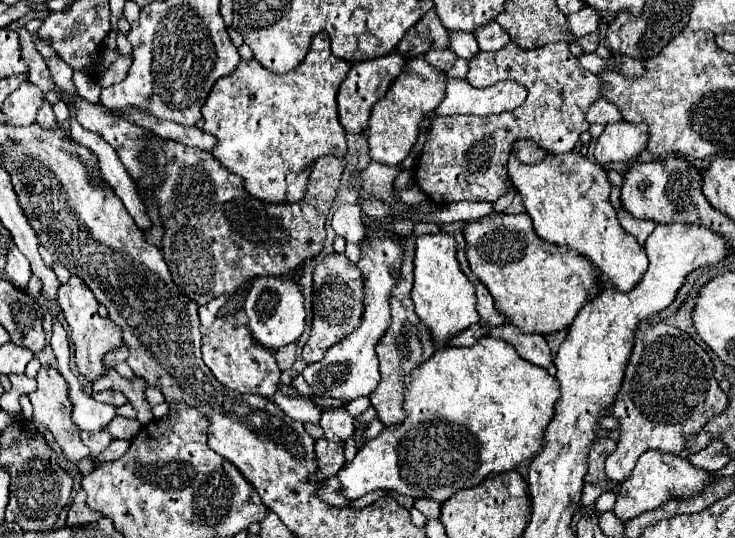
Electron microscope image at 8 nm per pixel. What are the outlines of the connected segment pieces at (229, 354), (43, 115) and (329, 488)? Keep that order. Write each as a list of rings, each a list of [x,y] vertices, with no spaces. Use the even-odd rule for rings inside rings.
[[[216,318],[208,332],[202,336],[202,360],[214,374],[214,378],[230,390],[242,394],[258,394],[270,398],[280,384],[280,368],[274,352],[256,344],[252,334],[236,318]]]
[[[44,98],[44,102],[42,102],[42,106],[40,106],[40,110],[38,110],[38,120],[36,120],[38,124],[42,124],[42,126],[46,126],[46,128],[54,128],[58,122],[56,122],[56,116],[54,116],[54,112],[52,112],[52,104]]]
[[[338,476],[328,478],[324,490],[320,492],[320,498],[324,498],[328,504],[334,504],[334,506],[350,506],[352,500],[348,500],[346,496],[342,496],[342,494],[340,494],[340,488],[342,488],[342,486],[340,486]]]

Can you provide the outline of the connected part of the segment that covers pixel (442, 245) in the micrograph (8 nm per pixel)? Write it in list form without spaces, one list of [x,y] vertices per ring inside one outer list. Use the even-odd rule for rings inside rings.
[[[438,232],[416,238],[412,300],[416,306],[416,314],[430,328],[438,346],[446,346],[446,342],[454,334],[478,322],[474,284],[460,270],[460,264],[456,260],[456,240],[450,234]]]

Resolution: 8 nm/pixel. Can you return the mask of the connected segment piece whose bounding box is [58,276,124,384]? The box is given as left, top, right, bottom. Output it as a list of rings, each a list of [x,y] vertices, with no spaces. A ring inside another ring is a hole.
[[[72,276],[70,282],[66,282],[58,288],[58,302],[60,302],[60,308],[64,310],[66,322],[70,326],[70,336],[72,336],[72,342],[76,346],[76,368],[92,384],[110,370],[104,362],[104,356],[124,344],[120,326],[114,324],[112,320],[102,320],[98,316],[96,298],[78,276]]]

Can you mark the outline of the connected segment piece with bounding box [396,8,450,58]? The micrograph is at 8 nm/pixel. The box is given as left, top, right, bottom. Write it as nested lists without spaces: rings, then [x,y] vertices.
[[[434,8],[418,24],[414,24],[396,46],[396,52],[406,58],[416,58],[434,48],[450,48],[448,30],[440,24]]]

